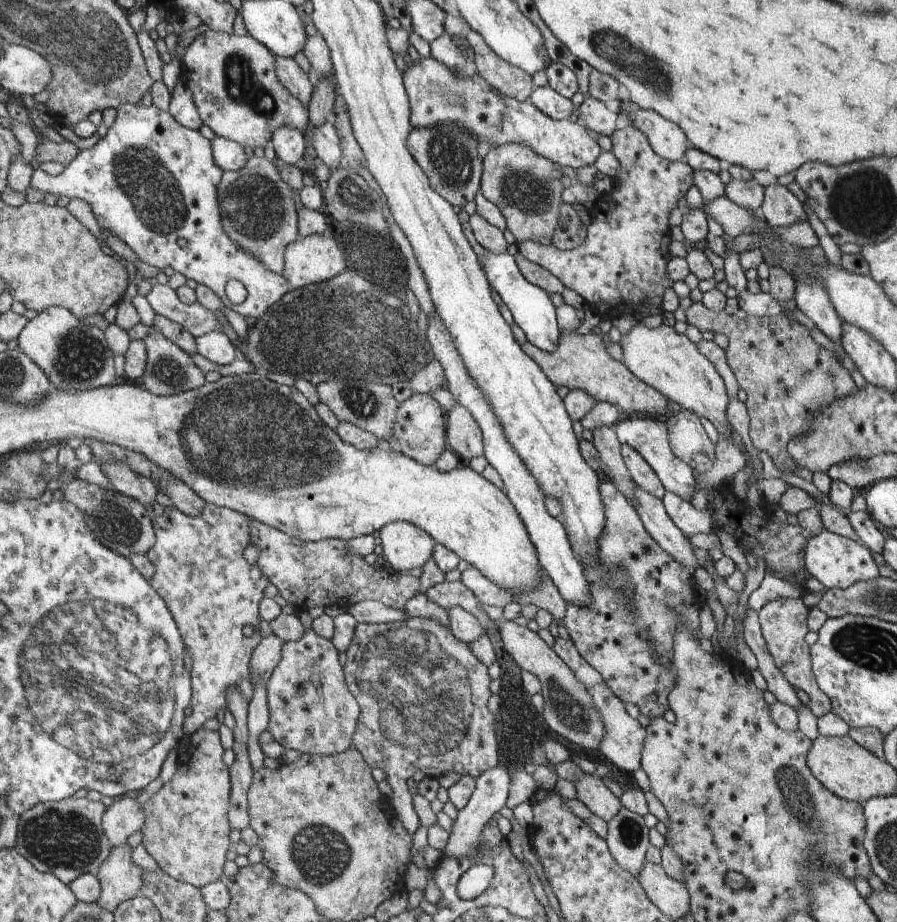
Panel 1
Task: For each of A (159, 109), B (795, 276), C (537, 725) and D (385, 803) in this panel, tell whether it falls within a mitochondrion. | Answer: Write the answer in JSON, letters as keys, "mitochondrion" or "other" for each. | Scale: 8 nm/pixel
{"A":"other","B":"other","C":"mitochondrion","D":"other"}

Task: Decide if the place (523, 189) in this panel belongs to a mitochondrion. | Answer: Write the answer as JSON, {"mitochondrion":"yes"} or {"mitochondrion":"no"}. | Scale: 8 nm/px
{"mitochondrion":"yes"}

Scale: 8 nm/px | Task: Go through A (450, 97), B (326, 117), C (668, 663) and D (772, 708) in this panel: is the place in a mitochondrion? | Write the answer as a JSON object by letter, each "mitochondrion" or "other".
{"A":"mitochondrion","B":"other","C":"other","D":"other"}

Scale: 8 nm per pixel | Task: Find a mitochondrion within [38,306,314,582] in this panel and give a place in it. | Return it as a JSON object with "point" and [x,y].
{"point":[79,357]}

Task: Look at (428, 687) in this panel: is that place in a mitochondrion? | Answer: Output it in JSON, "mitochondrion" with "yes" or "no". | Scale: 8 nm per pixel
{"mitochondrion":"yes"}

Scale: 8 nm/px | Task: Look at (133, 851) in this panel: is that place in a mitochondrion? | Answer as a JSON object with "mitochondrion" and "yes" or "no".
{"mitochondrion":"no"}

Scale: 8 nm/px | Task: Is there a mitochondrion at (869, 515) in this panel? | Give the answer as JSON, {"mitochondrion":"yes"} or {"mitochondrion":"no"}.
{"mitochondrion":"no"}

